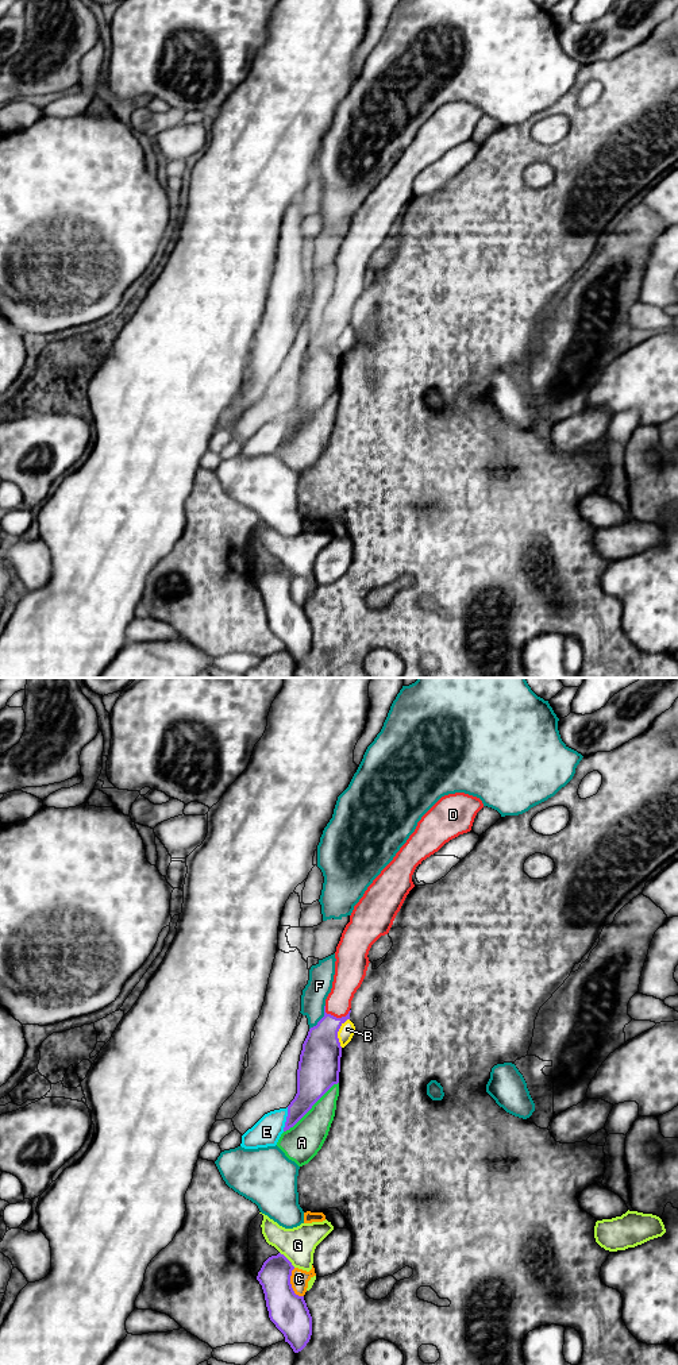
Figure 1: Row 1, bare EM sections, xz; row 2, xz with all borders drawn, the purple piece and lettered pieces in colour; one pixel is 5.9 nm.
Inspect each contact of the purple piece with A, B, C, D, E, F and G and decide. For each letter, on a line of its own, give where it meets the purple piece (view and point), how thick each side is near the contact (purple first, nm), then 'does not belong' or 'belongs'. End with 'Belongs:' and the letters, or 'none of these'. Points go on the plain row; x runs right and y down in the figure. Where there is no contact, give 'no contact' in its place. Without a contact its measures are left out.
A: meets purple in xz at (311, 416); 240 nm thick on the purple side, 220 nm on the other; does not belong
B: meets purple in xz at (336, 342); 240 nm thick on the purple side, 90 nm on the other; does not belong
C: meets purple in xz at (291, 593); 220 nm thick on the purple side, 110 nm on the other; does not belong
D: meets purple in xz at (335, 326); 240 nm thick on the purple side, 170 nm on the other; belongs
E: meets purple in xz at (287, 428); 180 nm thick on the purple side, 170 nm on the other; does not belong
F: meets purple in xz at (322, 327); 240 nm thick on the purple side, 150 nm on the other; does not belong
G: meets purple in xz at (288, 569); 190 nm thick on the purple side, 200 nm on the other; does not belong
Belongs: D

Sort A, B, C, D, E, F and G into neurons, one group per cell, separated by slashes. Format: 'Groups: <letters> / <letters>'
Groups: A / B / C / D / E / F / G

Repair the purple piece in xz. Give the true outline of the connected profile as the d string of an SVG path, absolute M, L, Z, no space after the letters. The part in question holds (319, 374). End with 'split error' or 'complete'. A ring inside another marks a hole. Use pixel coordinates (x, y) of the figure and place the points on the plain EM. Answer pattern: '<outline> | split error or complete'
M455 101L442 105L417 131L415 140L400 157L393 169L367 196L363 205L354 215L350 231L346 234L335 261L335 284L331 301L325 308L324 325L311 336L303 352L297 378L297 402L288 414L284 440L293 436L312 414L334 394L339 392L342 355L338 347L340 335L350 328L351 309L361 296L369 275L371 254L389 242L407 204L415 196L412 184L423 169L438 161L446 151L471 139L477 122L484 116L479 107Z | split error

